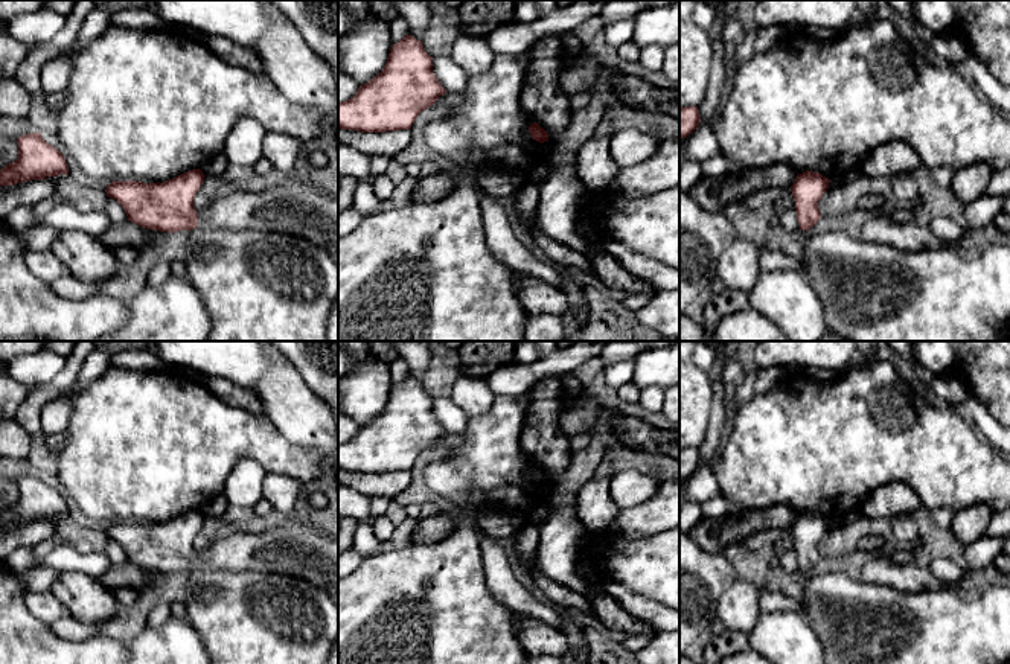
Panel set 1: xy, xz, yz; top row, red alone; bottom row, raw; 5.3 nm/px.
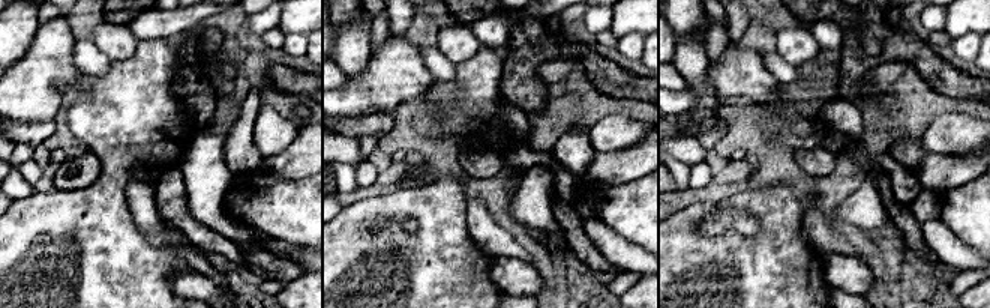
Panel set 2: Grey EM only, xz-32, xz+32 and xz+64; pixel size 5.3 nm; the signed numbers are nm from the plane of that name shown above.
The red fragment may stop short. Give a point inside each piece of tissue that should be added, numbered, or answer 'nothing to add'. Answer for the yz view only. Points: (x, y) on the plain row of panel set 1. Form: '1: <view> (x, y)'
nothing to add

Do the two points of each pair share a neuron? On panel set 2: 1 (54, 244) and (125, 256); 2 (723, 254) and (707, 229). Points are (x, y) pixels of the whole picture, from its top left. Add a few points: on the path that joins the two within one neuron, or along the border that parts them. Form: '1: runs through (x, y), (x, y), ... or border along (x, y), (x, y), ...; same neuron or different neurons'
1: runs through (72, 256), (107, 256); same neuron
2: border along (695, 227), (704, 236), (741, 233), (749, 238); different neurons

